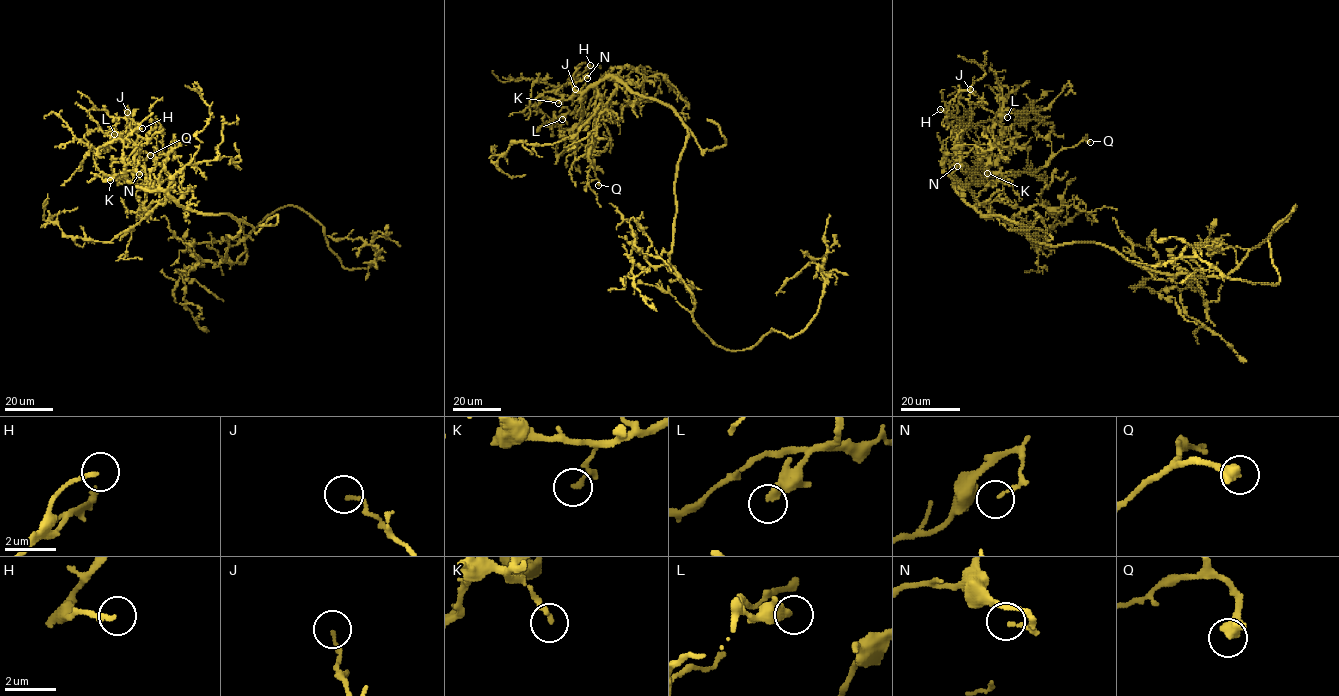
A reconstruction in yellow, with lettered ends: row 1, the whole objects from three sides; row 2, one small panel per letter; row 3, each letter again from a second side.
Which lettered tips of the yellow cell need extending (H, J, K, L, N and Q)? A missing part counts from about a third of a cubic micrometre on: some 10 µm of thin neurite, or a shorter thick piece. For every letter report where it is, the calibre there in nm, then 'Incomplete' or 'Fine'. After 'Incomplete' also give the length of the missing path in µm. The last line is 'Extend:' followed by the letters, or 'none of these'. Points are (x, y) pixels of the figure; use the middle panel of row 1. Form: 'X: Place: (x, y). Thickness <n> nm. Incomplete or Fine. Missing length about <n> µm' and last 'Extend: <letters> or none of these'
H: Place: (590, 65). Thickness 180 nm. Fine
J: Place: (575, 89). Thickness 110 nm. Fine
K: Place: (558, 103). Thickness 100 nm. Fine
L: Place: (562, 119). Thickness 380 nm. Fine
N: Place: (587, 78). Thickness 120 nm. Fine
Q: Place: (598, 185). Thickness 500 nm. Incomplete. Missing length about 20 µm
Extend: Q

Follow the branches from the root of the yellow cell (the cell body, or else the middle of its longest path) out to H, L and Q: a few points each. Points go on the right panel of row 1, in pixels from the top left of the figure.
H: (1139, 266), (1093, 242), (1035, 241), (969, 205), (955, 188), (974, 180), (960, 157), (961, 127), (940, 109)
L: (1139, 266), (1093, 242), (1035, 241), (963, 199), (955, 188), (987, 175), (1000, 152), (995, 114), (1007, 117)
Q: (1139, 266), (1093, 242), (1035, 241), (1002, 216), (983, 215), (955, 188), (1036, 172), (1060, 150), (1090, 142)

